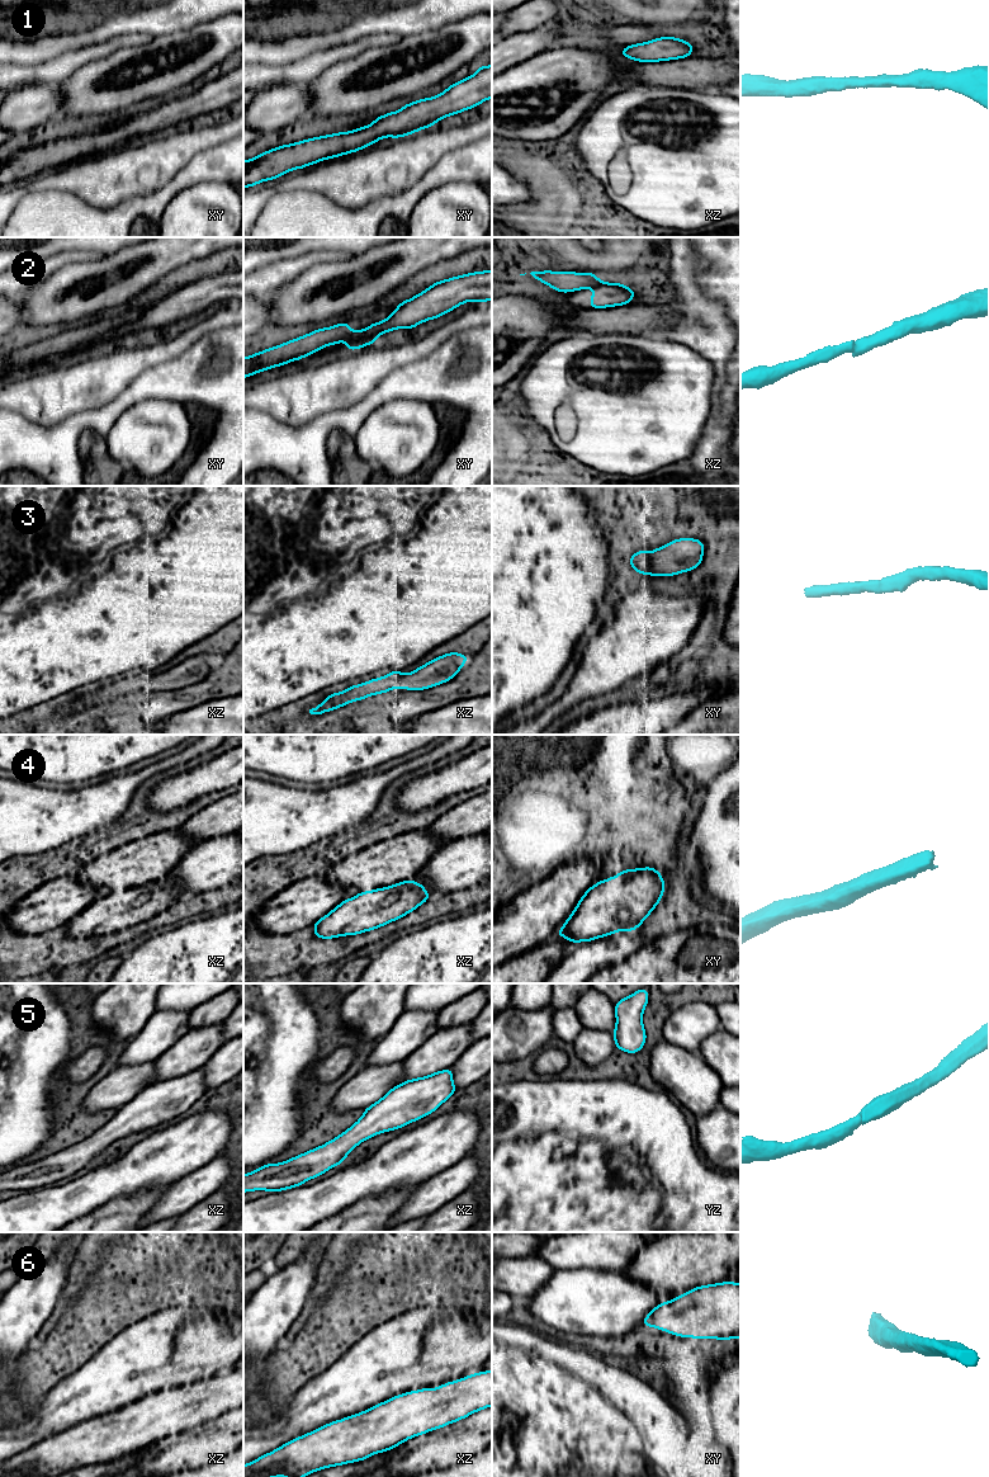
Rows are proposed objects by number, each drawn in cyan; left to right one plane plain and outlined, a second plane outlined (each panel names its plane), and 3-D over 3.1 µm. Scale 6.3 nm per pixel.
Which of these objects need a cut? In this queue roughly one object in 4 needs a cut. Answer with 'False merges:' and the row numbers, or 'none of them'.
False merges: 2

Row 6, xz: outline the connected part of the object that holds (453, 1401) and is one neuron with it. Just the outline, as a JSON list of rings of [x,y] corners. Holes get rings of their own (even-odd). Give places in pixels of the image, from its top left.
[[[492,1370],[472,1373],[470,1377],[444,1383],[439,1388],[408,1391],[363,1412],[326,1424],[243,1464],[243,1477],[306,1477],[322,1468],[360,1462],[489,1406],[492,1406]]]

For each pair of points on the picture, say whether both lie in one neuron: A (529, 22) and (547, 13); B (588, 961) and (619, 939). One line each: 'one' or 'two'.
A: one
B: one

